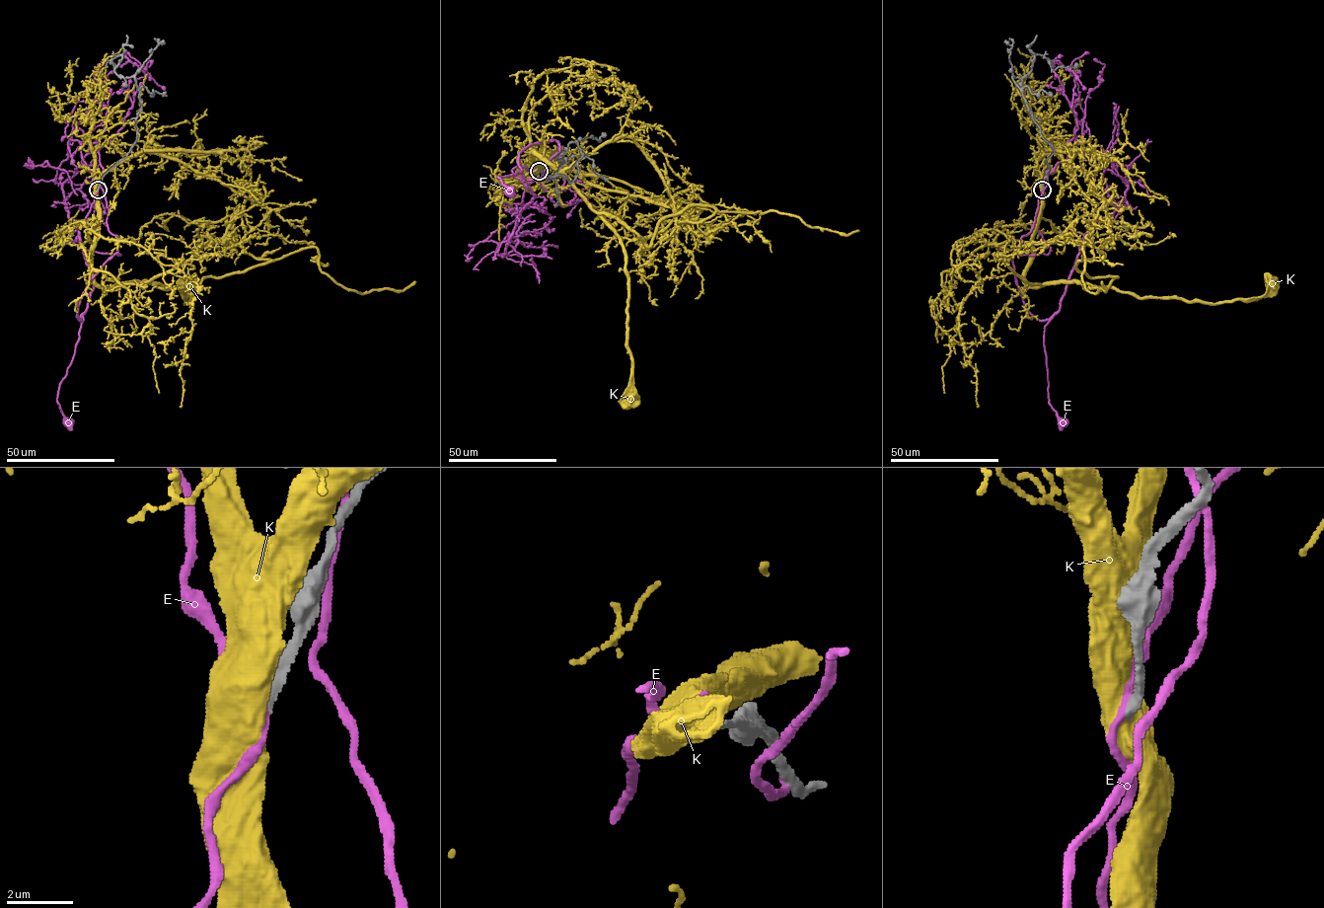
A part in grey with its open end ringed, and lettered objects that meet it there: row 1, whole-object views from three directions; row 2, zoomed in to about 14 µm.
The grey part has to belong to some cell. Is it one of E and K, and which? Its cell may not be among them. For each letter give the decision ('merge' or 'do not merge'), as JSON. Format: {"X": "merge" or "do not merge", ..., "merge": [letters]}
{"E": "do not merge", "K": "do not merge", "merge": []}

